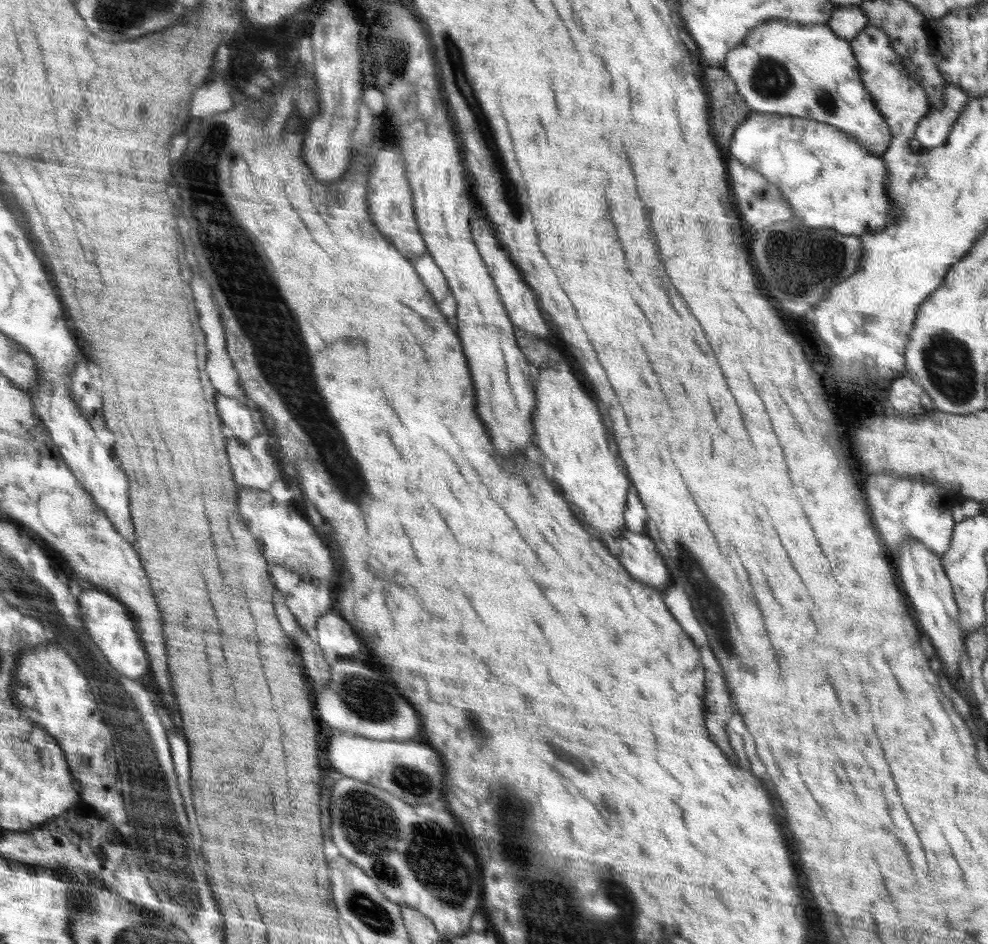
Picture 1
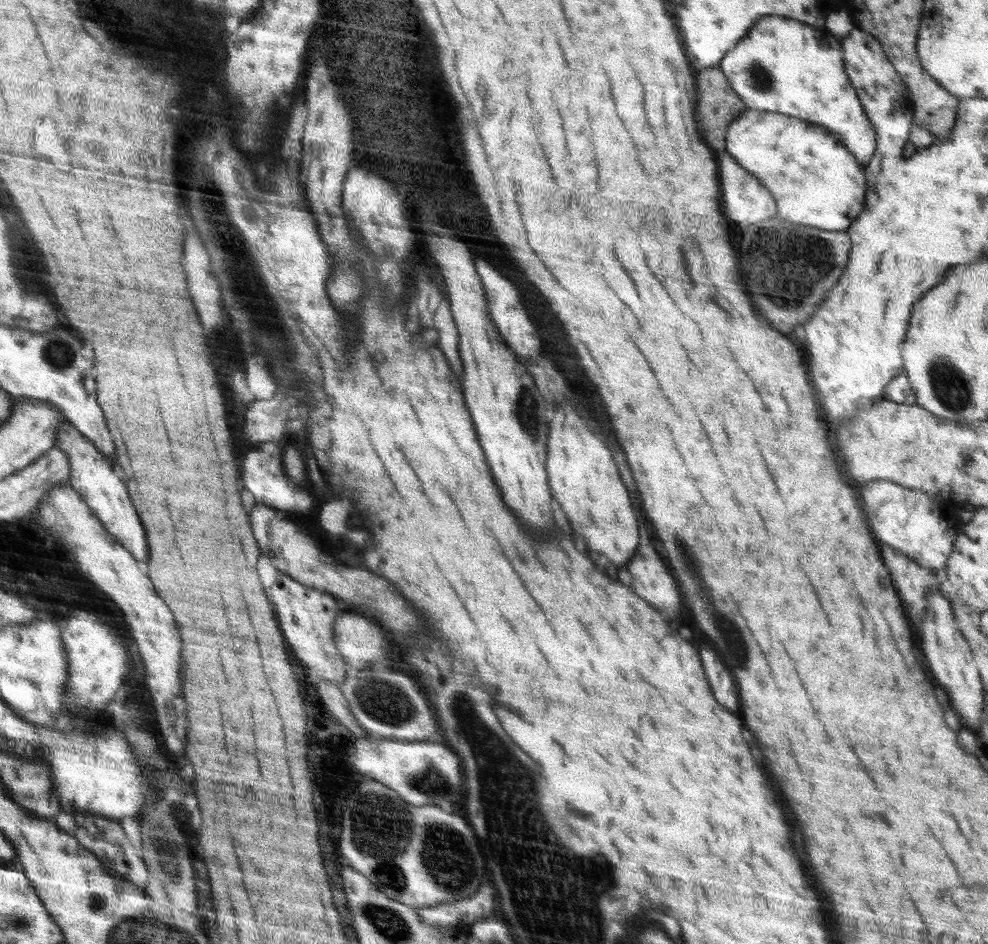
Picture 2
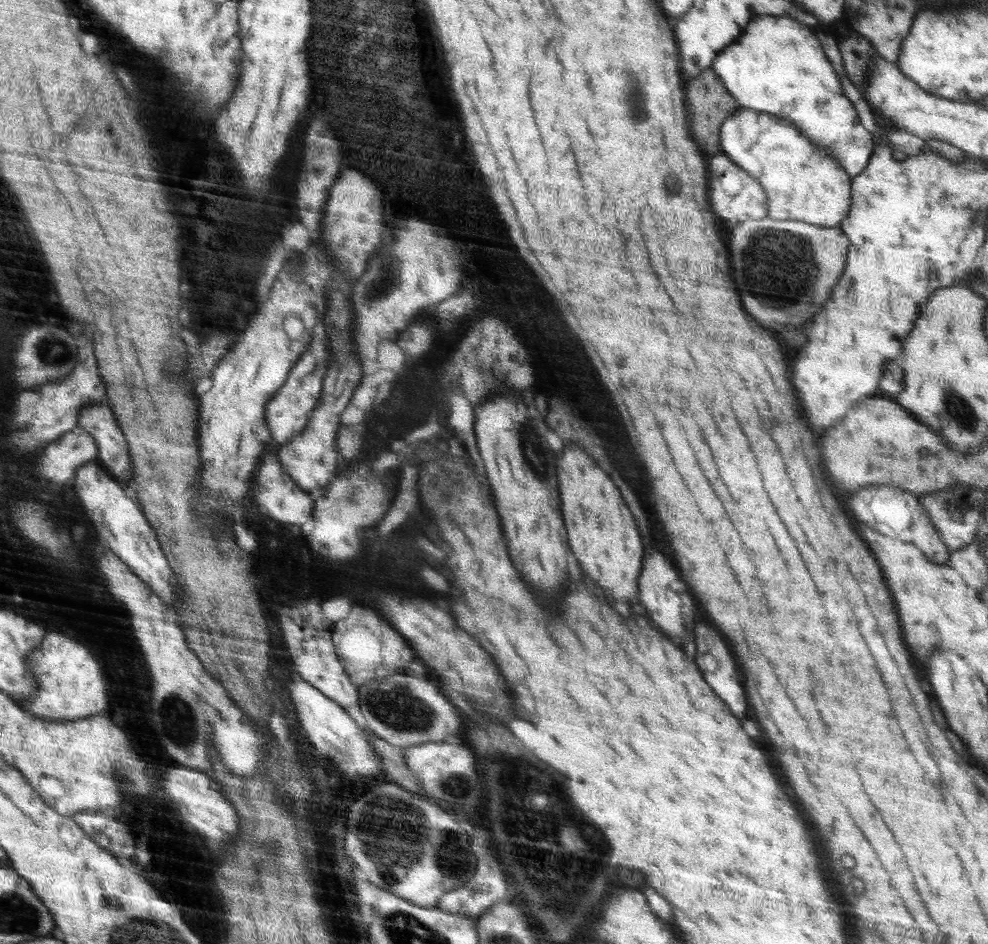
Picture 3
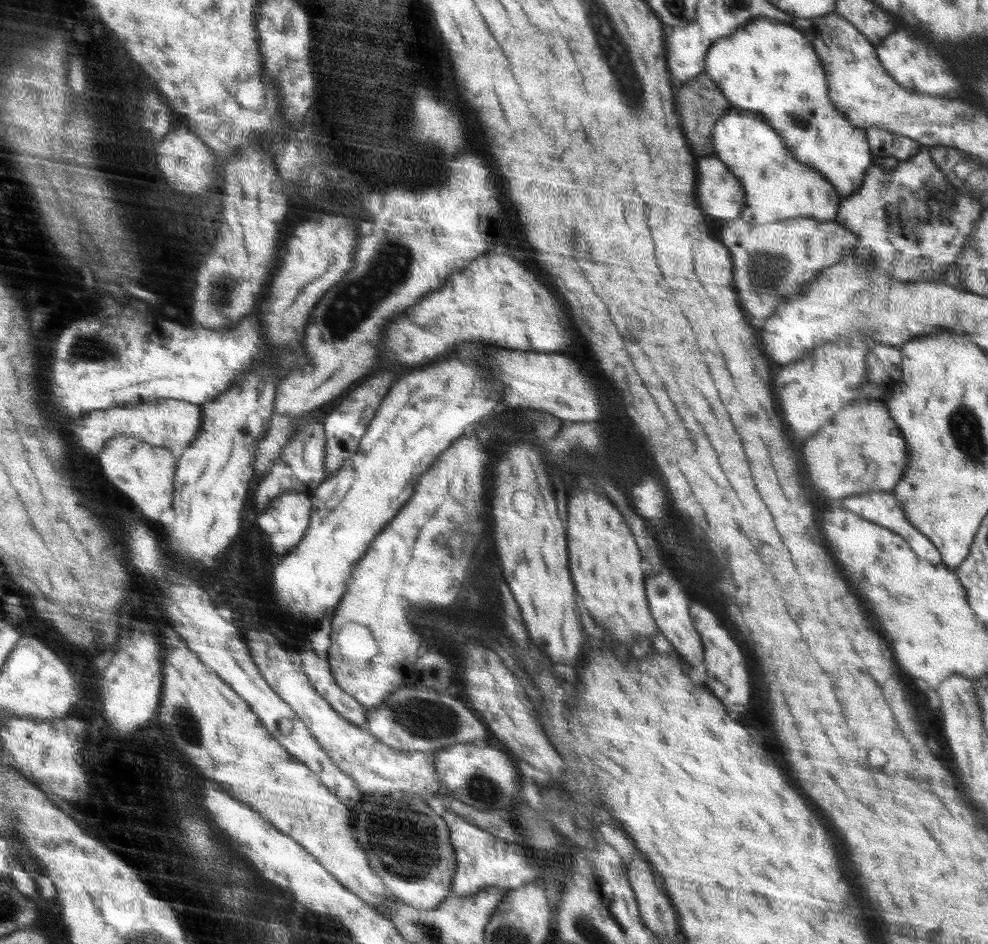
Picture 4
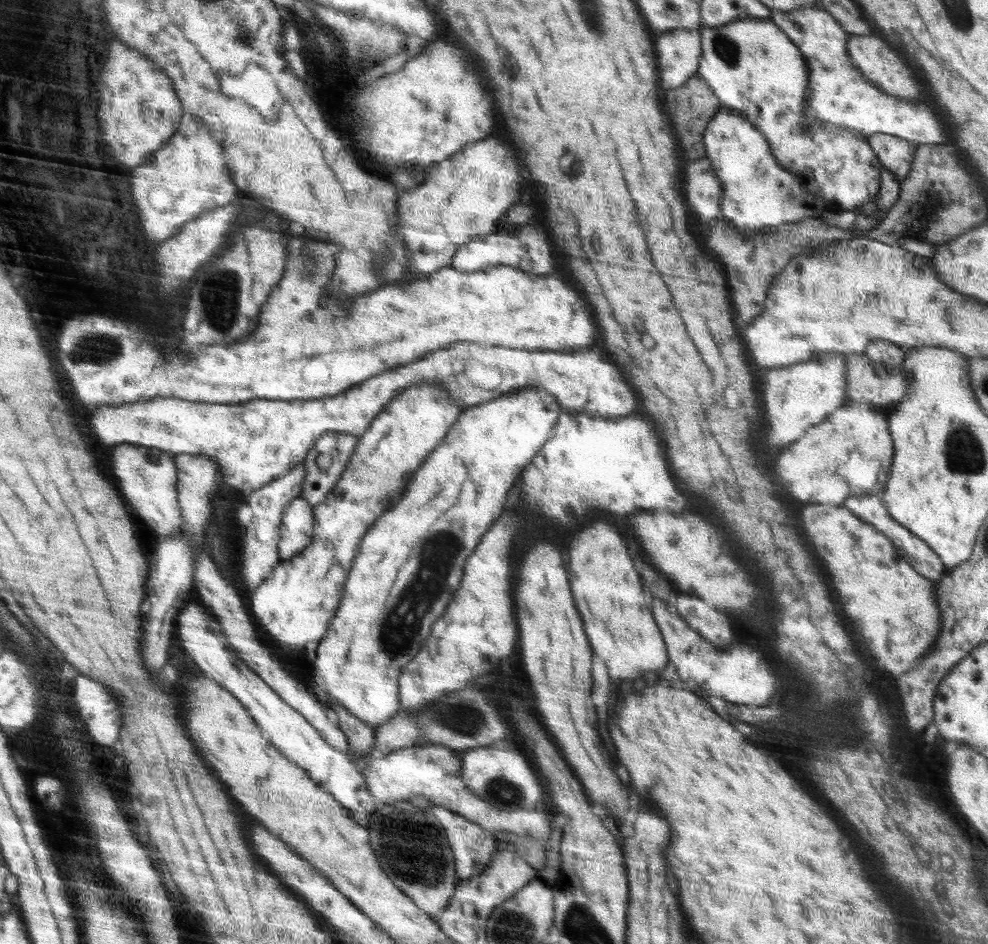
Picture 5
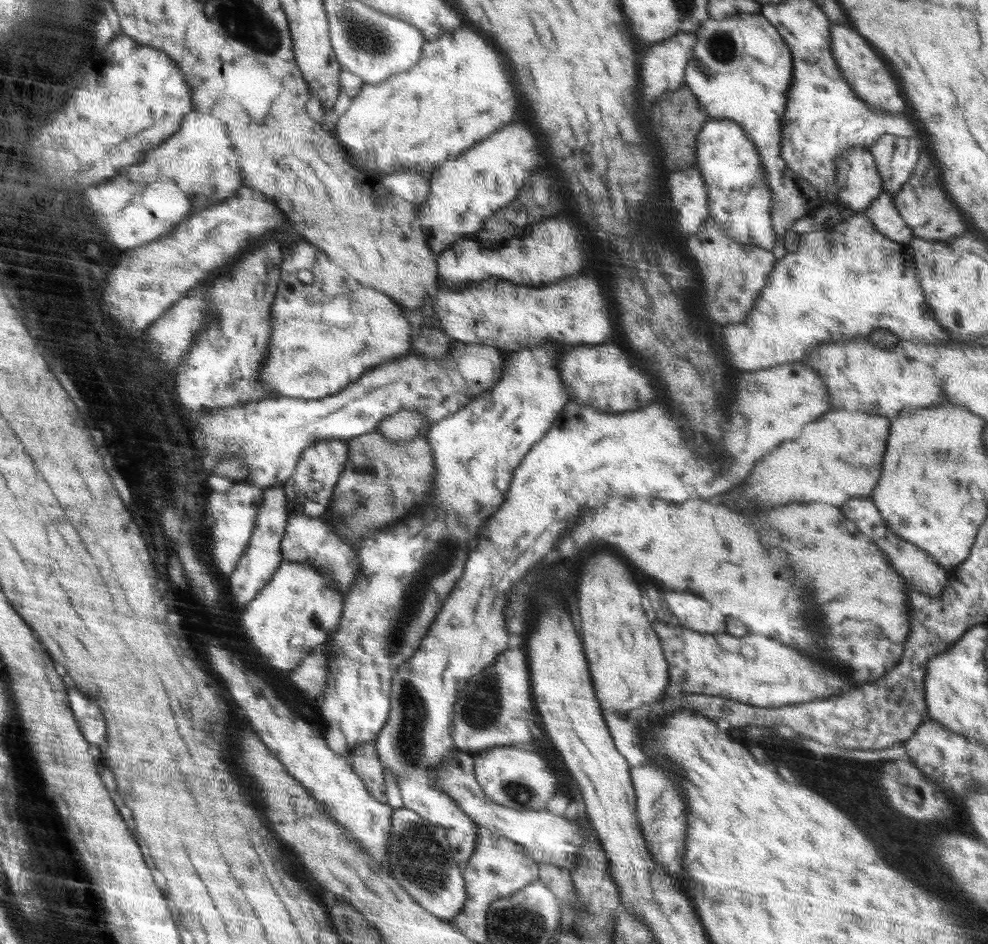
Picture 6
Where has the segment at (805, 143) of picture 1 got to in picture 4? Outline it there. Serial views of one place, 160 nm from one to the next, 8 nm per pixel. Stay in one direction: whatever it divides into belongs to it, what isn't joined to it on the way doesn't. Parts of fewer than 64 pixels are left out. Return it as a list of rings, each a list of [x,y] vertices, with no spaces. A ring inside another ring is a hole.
[[[740,112],[726,113],[719,118],[712,131],[714,156],[719,158],[730,172],[741,182],[745,204],[739,218],[754,225],[808,217],[819,221],[834,222],[841,198],[833,184],[830,184],[817,170],[798,162],[785,147],[783,138],[763,119]]]

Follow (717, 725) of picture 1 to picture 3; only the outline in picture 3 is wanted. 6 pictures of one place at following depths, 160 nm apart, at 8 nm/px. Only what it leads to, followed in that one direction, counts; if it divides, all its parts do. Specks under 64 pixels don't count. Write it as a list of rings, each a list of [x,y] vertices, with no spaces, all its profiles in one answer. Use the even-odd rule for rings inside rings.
[[[700,622],[696,624],[695,628],[695,645],[696,645],[696,658],[700,658],[696,664],[704,676],[704,680],[712,686],[712,690],[718,694],[728,708],[732,710],[732,714],[736,718],[744,718],[746,712],[746,696],[744,696],[744,686],[742,686],[742,678],[738,676],[738,666],[734,662],[734,656],[728,650],[728,644],[722,640],[722,636],[716,632],[716,628],[712,628],[708,622]]]

